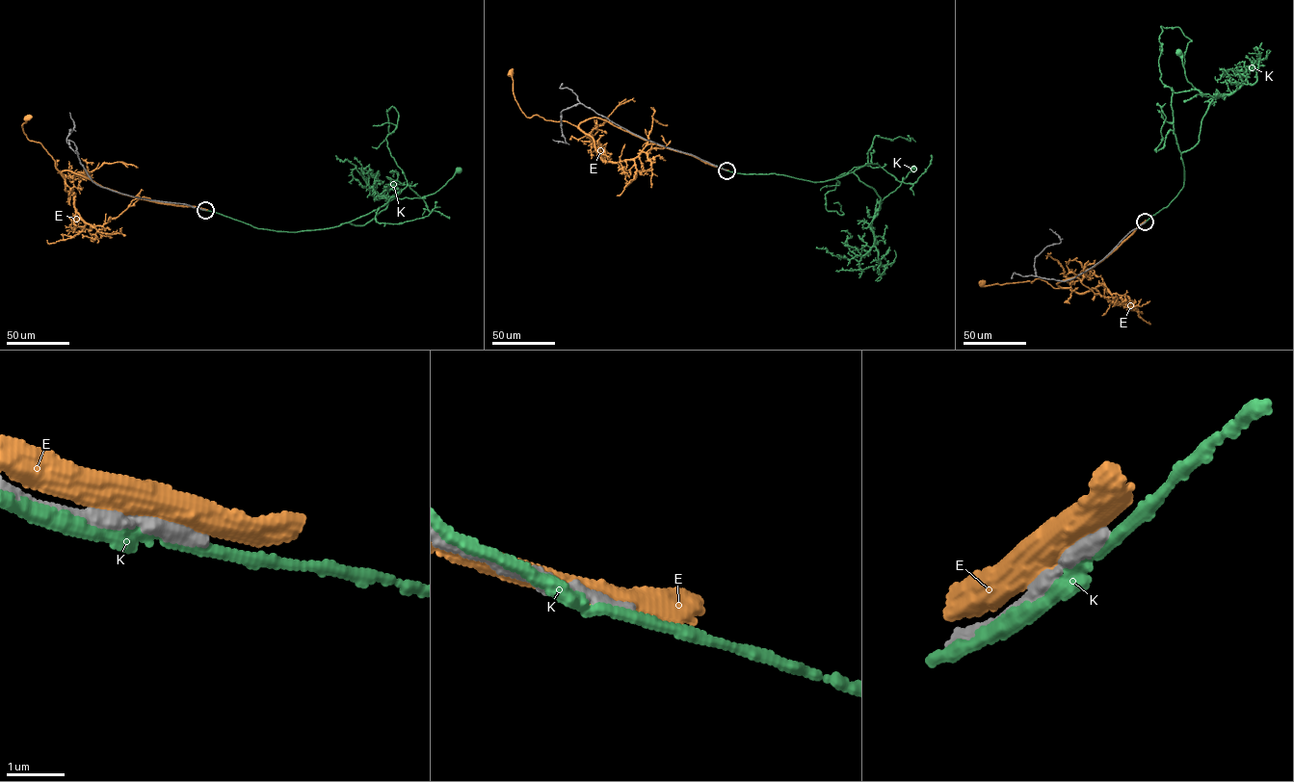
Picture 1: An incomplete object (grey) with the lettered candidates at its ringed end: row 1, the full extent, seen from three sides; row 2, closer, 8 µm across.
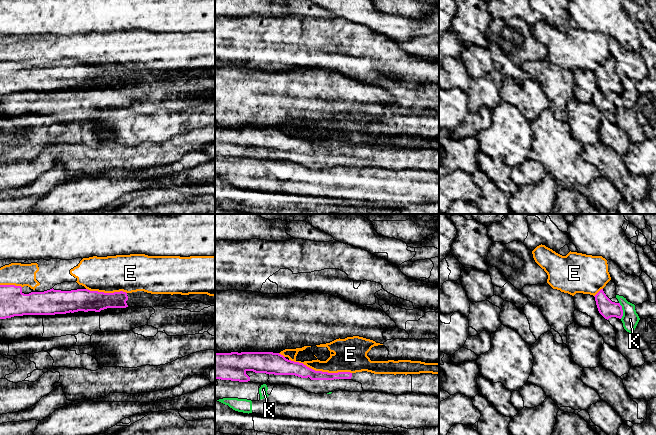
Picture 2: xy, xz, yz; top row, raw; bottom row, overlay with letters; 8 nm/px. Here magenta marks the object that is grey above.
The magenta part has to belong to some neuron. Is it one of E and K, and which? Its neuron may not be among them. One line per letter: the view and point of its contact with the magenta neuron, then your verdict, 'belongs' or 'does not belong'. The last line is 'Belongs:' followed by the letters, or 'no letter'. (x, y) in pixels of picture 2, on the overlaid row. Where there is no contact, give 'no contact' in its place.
E: meets magenta in xz at (320, 371); does not belong
K: meets magenta in yz at (622, 310); does not belong
Belongs: no letter

